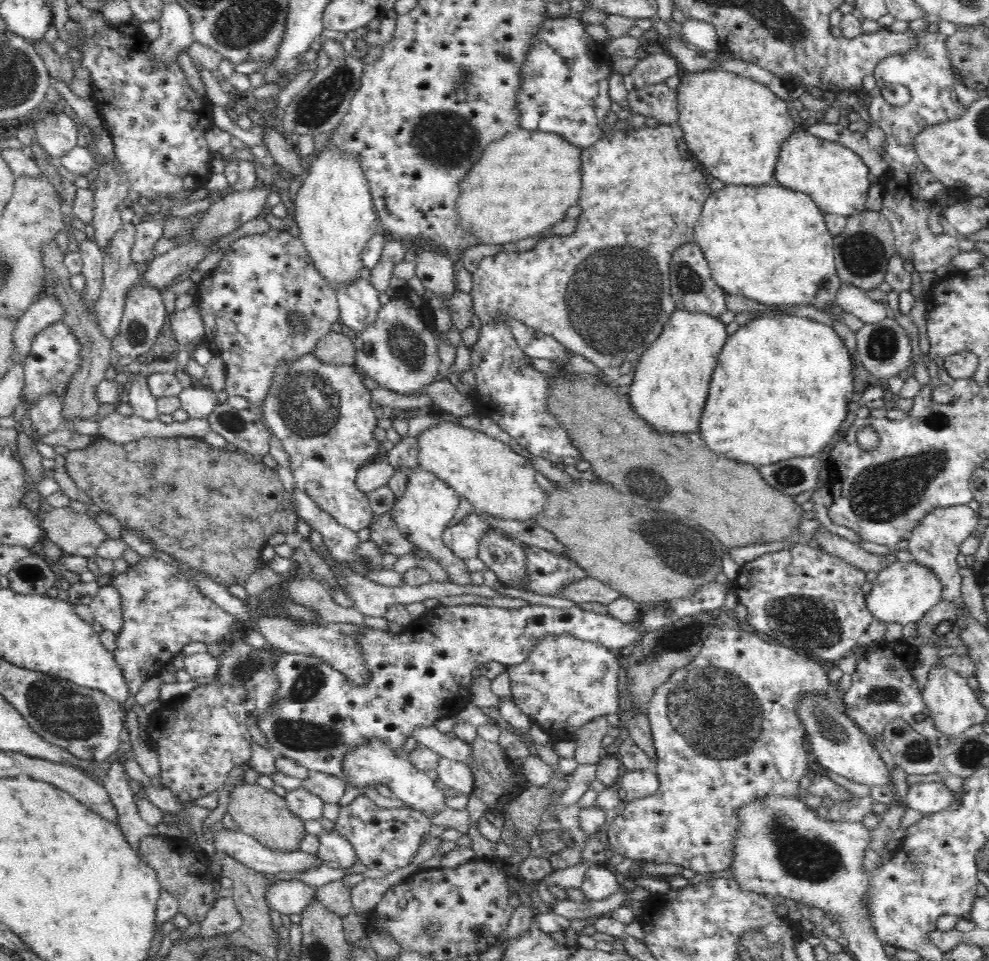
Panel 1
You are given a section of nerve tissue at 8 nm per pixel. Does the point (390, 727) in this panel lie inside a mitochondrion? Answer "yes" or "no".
no

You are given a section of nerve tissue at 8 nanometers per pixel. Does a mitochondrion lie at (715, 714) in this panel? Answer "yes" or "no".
yes

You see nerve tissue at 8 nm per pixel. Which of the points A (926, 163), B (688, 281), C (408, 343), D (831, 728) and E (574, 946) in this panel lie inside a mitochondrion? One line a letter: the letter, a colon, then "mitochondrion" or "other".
A: other
B: mitochondrion
C: mitochondrion
D: mitochondrion
E: other

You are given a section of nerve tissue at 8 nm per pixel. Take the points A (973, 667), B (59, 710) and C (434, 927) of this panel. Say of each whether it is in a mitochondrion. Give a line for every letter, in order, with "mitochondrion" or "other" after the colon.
A: other
B: mitochondrion
C: mitochondrion

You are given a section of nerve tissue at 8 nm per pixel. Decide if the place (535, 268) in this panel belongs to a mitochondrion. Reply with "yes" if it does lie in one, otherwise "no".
no

